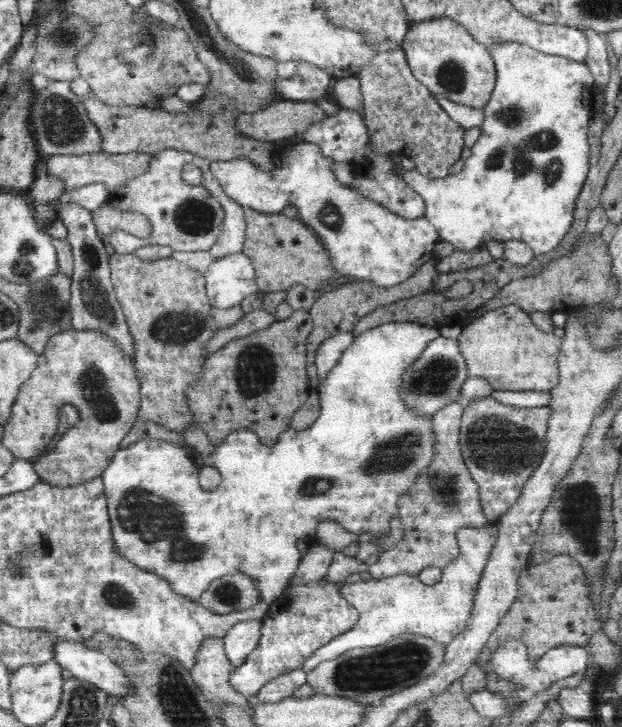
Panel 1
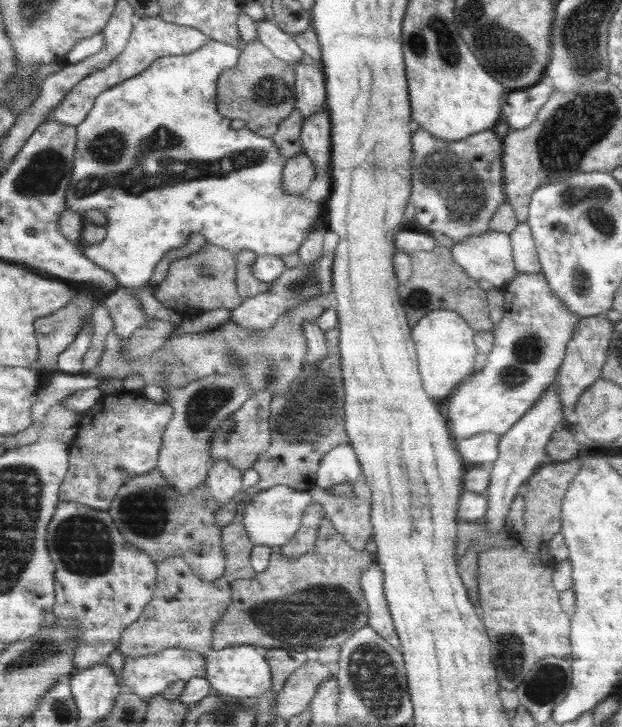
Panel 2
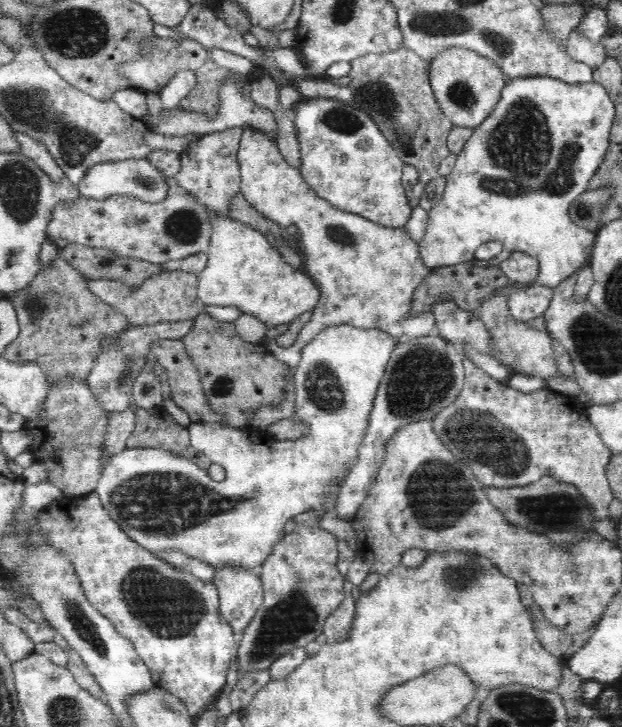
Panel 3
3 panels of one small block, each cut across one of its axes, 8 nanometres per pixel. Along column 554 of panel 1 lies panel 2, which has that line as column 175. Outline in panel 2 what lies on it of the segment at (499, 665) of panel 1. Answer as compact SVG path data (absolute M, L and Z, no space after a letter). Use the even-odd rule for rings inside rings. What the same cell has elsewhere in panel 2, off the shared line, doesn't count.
M184 649L147 654L146 657L126 656L122 678L127 690L147 699L154 695L162 695L168 685L177 680L186 682L196 676L205 677L205 664L206 660L200 653Z

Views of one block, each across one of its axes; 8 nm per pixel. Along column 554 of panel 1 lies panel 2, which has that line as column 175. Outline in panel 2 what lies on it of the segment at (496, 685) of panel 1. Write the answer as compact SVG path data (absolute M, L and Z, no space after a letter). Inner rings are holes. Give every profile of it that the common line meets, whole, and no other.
M337 328L325 333L328 352L327 357L322 360L308 360L302 367L300 374L293 380L290 390L283 395L276 395L271 398L269 417L270 421L270 444L269 447L253 462L251 466L259 474L259 481L256 486L248 489L244 488L243 500L237 506L236 518L227 526L221 527L221 544L222 552L226 559L224 574L212 582L200 580L188 563L182 557L170 557L163 561L155 563L157 568L155 592L149 604L143 608L142 614L128 625L123 631L117 646L117 649L125 656L146 657L147 654L156 654L158 652L173 651L175 649L184 649L200 653L206 660L212 652L212 635L213 628L225 613L226 607L231 601L231 582L238 579L251 579L256 576L256 571L252 568L250 559L255 544L245 531L243 525L243 504L247 503L252 495L260 491L272 488L273 486L289 486L294 490L308 491L317 479L317 470L321 464L322 457L329 451L340 444L347 444L349 438L345 429L345 388L343 383L339 335Z

